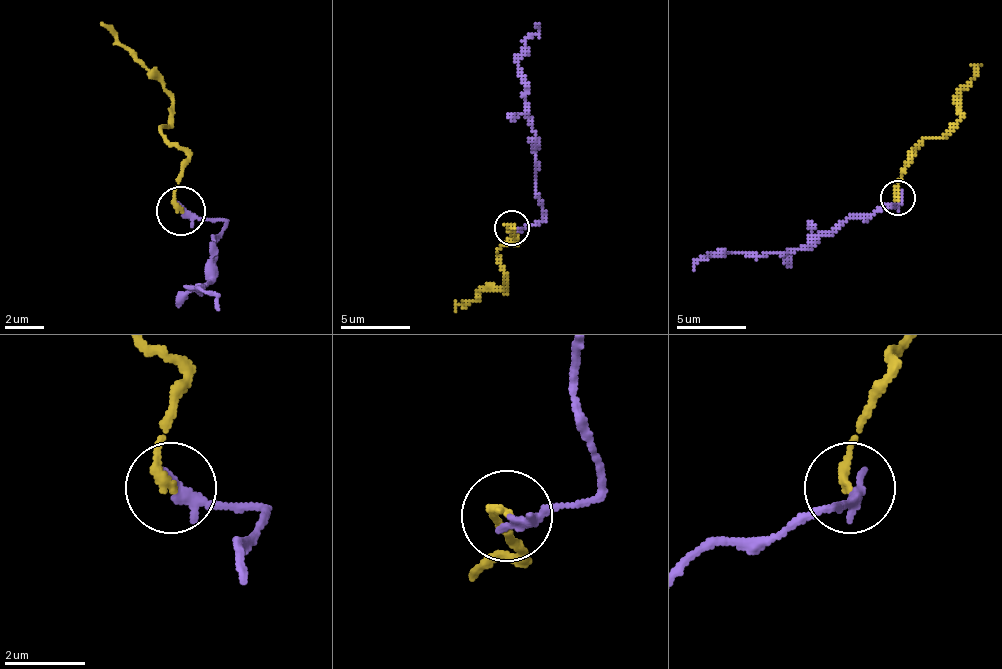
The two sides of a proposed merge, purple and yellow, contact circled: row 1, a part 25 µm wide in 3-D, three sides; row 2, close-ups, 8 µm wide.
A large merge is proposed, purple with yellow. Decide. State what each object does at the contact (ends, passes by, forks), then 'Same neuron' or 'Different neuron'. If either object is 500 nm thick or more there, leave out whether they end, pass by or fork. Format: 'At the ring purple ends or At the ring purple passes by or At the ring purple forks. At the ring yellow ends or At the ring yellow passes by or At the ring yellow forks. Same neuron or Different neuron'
At the ring purple ends. At the ring yellow ends. Different neuron

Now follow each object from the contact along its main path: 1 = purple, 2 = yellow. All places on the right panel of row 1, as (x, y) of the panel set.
1: (898, 197), (888, 207), (846, 218), (797, 249), (745, 256), (725, 252), (704, 256), (693, 270)
2: (898, 197), (898, 180), (922, 141), (943, 134), (961, 114), (961, 93), (981, 65)

